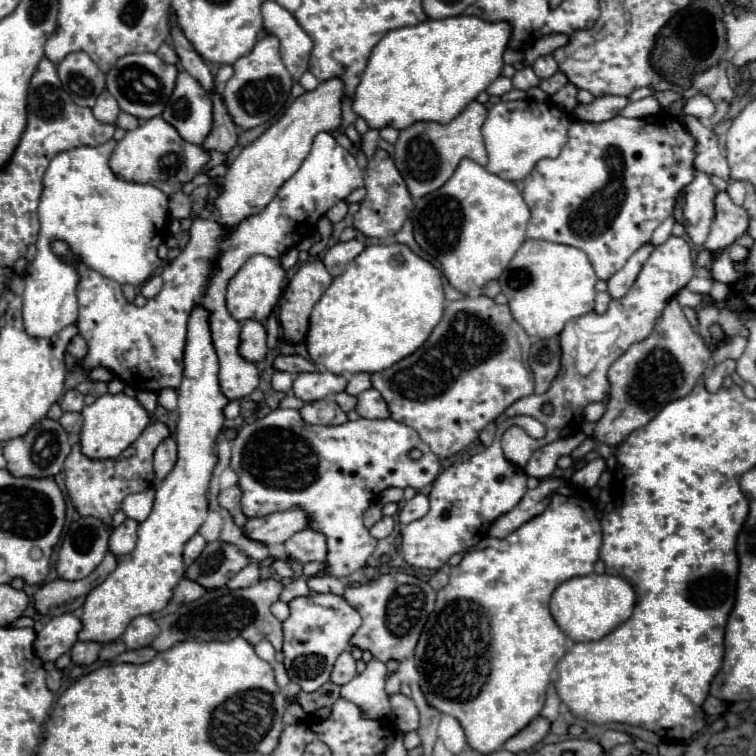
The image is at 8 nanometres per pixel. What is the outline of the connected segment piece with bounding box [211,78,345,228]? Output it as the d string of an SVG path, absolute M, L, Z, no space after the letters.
M329 78L315 90L301 94L287 112L269 126L253 144L229 164L225 174L223 192L211 204L215 220L223 226L235 226L251 214L259 214L277 194L277 190L299 170L301 162L311 150L313 138L319 132L337 132L341 126L341 100L345 98L345 86L341 78Z

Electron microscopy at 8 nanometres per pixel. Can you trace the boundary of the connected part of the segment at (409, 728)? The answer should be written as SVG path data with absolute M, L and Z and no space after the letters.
M395 694L389 698L391 708L393 708L393 722L397 724L397 728L407 734L419 728L419 712L413 704L411 698L403 696L403 694Z

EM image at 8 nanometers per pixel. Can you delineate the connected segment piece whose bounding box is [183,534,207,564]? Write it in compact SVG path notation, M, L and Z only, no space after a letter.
M195 534L187 544L185 544L185 550L183 550L183 562L185 564L191 564L199 554L201 554L201 550L205 548L205 540L203 540L203 536L199 536L199 534Z

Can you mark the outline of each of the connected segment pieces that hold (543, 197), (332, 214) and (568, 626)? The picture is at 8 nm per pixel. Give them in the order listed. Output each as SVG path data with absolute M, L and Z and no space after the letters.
M653 114L653 116L647 116L647 118L637 118L637 120L631 120L631 118L623 118L623 116L615 116L607 122L601 122L601 124L593 124L593 122L573 122L569 126L569 140L567 144L563 146L561 154L553 160L541 160L535 170L523 180L523 200L527 202L529 210L531 210L531 220L527 224L527 238L535 238L535 240L547 240L547 242L557 242L557 244L567 244L567 246L573 246L573 248L579 248L583 250L589 260L591 260L591 266L597 274L599 280L609 280L617 270L623 268L623 264L629 260L629 256L633 252L637 252L643 244L649 242L653 230L671 216L673 212L673 206L675 206L675 200L679 196L679 192L693 180L693 172L695 172L695 166L693 166L693 148L695 148L695 142L691 138L691 134L683 128L681 122L673 120L671 116L667 114Z
M339 202L325 214L325 218L335 224L335 222L341 222L345 218L345 214L347 214L347 202Z
M595 572L563 582L551 596L551 614L559 624L559 628L573 642L589 642L603 638L631 616L633 606L635 606L635 592L627 580Z

